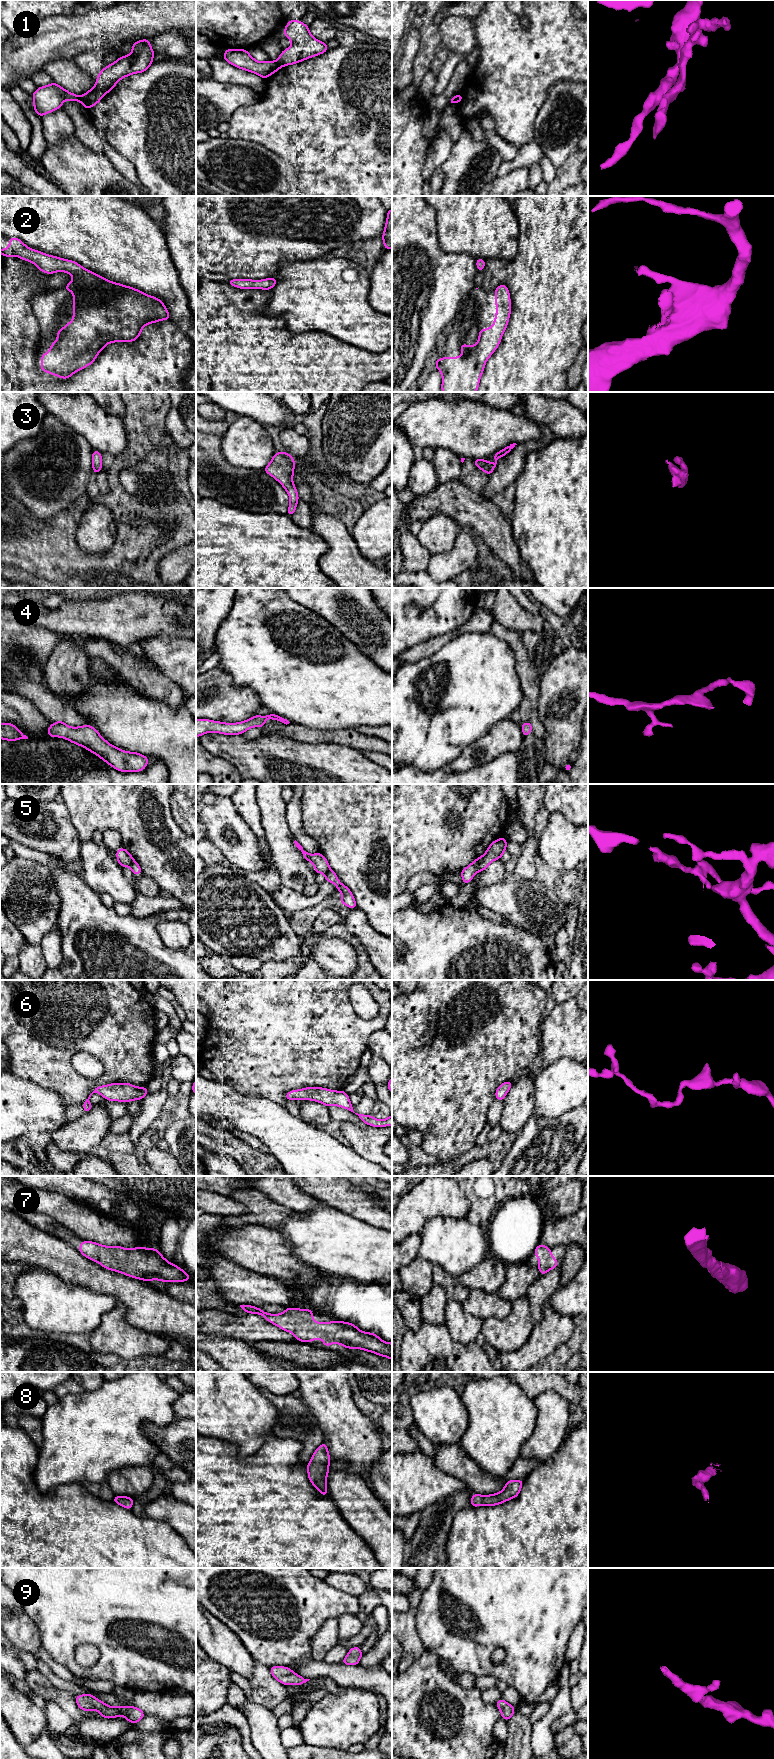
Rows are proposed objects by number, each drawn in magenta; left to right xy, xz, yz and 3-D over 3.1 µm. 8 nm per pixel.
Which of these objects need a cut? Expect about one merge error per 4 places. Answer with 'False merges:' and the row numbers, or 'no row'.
False merges: 1, 5

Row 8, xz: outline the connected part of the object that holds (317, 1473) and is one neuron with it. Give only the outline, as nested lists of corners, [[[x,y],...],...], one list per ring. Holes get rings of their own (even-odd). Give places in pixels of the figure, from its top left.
[[[323,1442],[313,1453],[311,1460],[307,1464],[308,1479],[321,1495],[328,1495],[326,1480],[329,1472],[329,1456],[328,1447]]]

